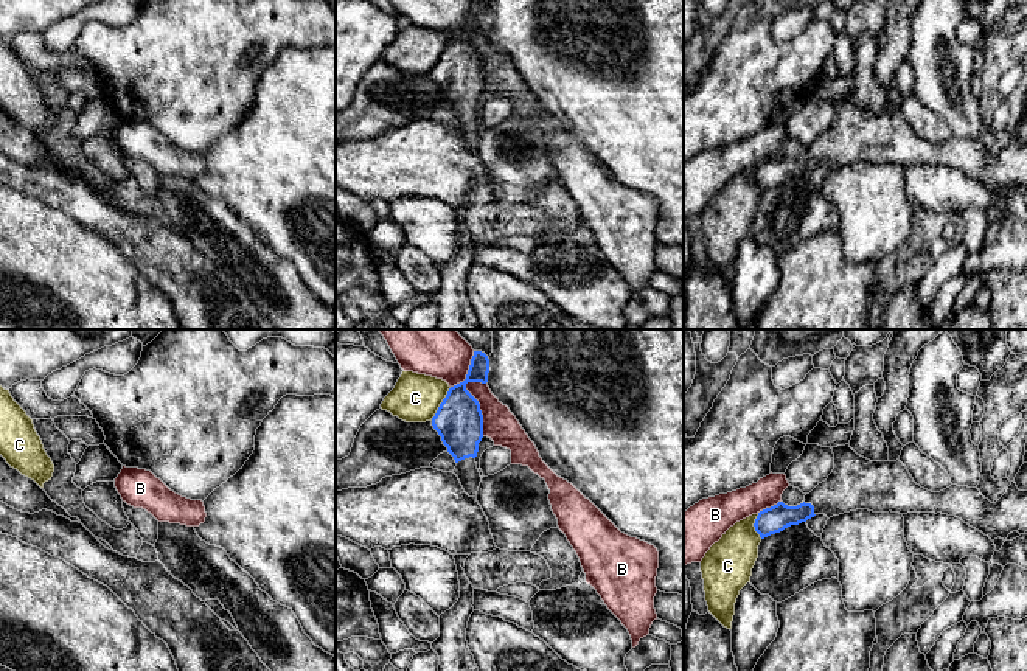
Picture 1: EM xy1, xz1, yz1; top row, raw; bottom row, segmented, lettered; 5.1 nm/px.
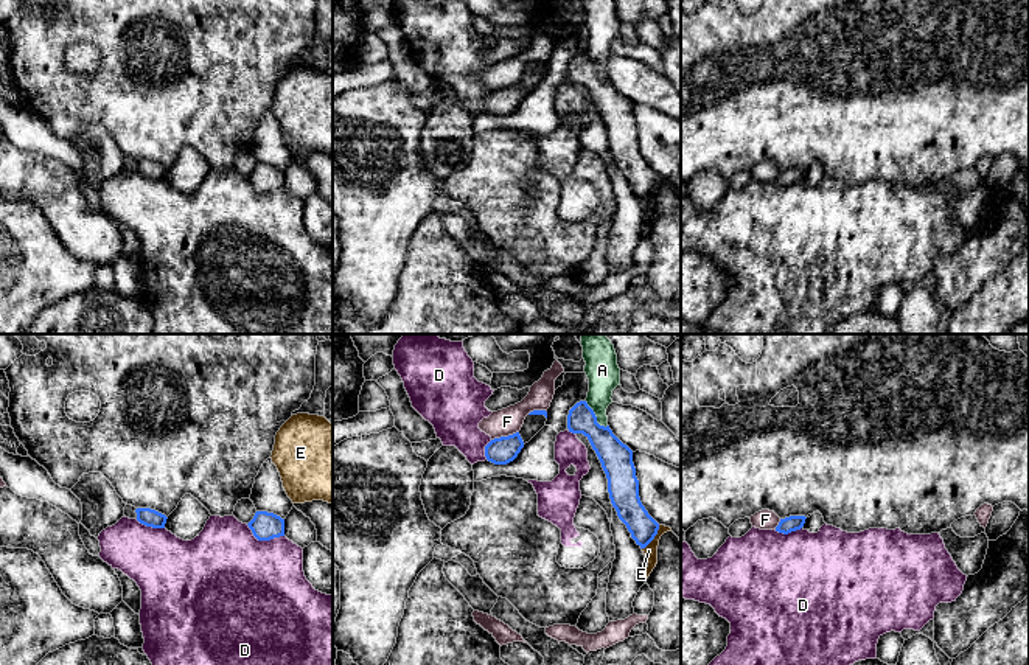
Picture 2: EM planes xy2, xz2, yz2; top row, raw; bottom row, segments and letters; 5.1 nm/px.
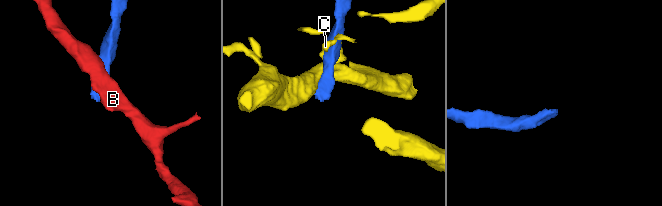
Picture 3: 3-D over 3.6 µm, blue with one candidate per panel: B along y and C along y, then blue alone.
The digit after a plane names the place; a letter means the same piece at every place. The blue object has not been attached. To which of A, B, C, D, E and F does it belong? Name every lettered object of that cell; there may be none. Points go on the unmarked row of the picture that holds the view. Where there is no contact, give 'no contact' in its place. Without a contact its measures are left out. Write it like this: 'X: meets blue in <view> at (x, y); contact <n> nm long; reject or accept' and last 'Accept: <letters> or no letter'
A: meets blue in xz2 at (594, 67); contact 180 nm long; reject
B: meets blue in xz1 at (479, 61); contact 300 nm long; reject
C: meets blue in xz1 at (440, 56); contact 200 nm long; reject
D: meets blue in xy2 at (263, 191); contact 220 nm long; reject
E: meets blue in xz2 at (653, 190); contact 160 nm long; reject
F: meets blue in xz2 at (504, 89); contact 150 nm long; reject
Accept: no letter

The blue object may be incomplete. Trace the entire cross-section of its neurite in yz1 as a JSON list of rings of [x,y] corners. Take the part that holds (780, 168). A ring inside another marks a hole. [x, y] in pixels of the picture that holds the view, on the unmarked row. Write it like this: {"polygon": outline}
{"polygon": [[[850,96],[831,99],[834,106],[834,121],[828,130],[819,135],[805,152],[797,158],[788,158],[783,154],[758,165],[755,171],[755,183],[761,191],[780,185],[791,177],[799,177],[825,166],[828,171],[856,162],[869,162],[873,165],[942,165],[962,171],[970,179],[982,183],[991,193],[1001,189],[1007,193],[1008,186],[1018,183],[1027,186],[1027,143],[1019,143],[1015,132],[1007,144],[991,155],[977,140],[951,137],[949,140],[932,144],[917,137],[906,121],[896,113],[870,113],[858,107]]]}

